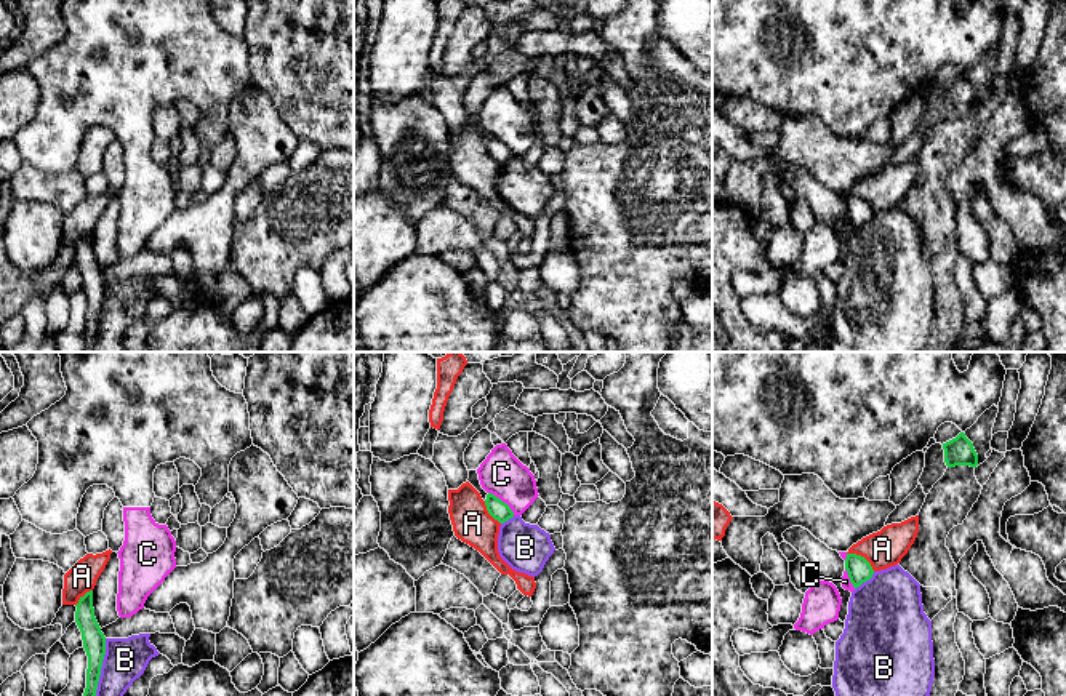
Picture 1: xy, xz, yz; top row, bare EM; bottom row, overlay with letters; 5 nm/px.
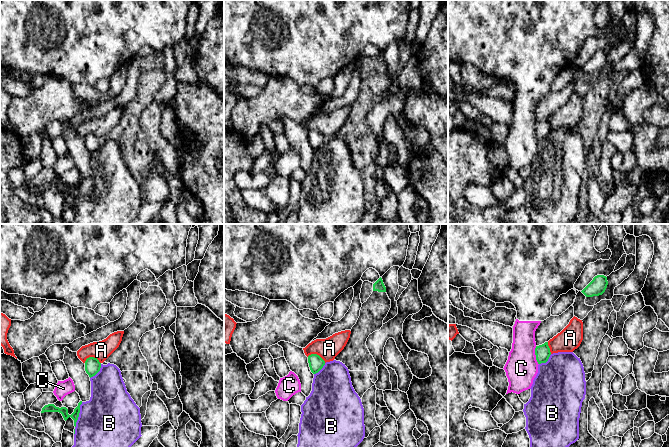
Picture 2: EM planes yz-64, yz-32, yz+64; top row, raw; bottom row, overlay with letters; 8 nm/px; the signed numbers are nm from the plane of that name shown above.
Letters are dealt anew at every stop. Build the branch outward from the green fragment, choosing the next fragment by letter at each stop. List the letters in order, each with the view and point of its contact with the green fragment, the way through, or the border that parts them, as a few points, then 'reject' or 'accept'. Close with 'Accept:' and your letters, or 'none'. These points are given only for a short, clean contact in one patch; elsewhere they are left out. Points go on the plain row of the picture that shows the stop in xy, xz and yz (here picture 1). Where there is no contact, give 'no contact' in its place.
A: yz (860, 197) | reject
B: xy (100, 316) | reject
C: xz (501, 143) | along xz (488, 133), (498, 138), (514, 156) | reject
Accept: none

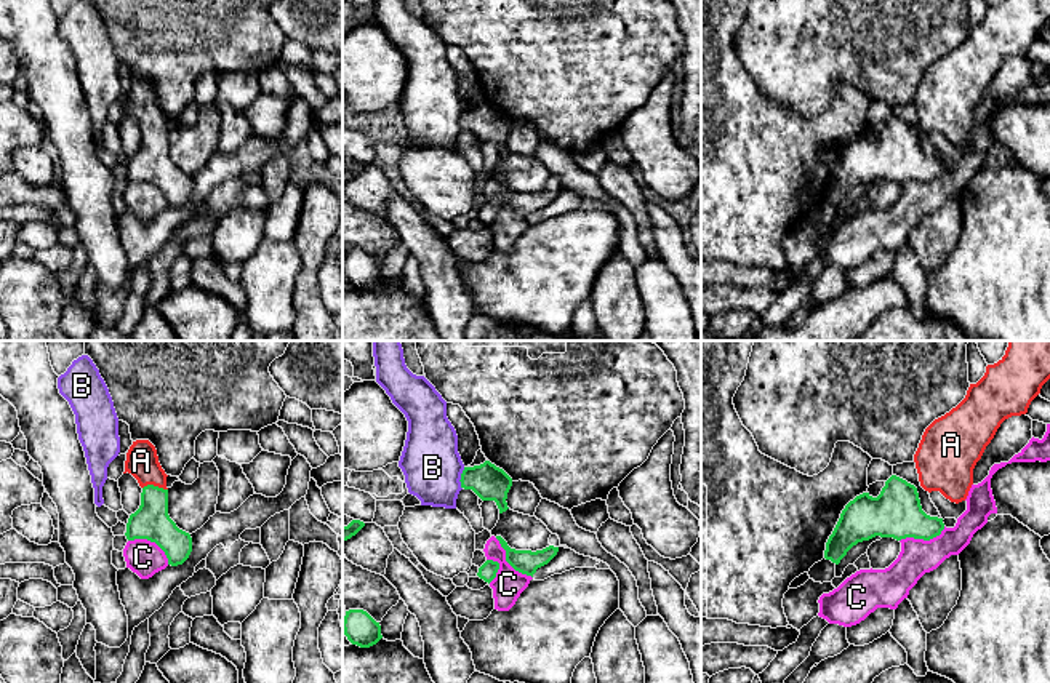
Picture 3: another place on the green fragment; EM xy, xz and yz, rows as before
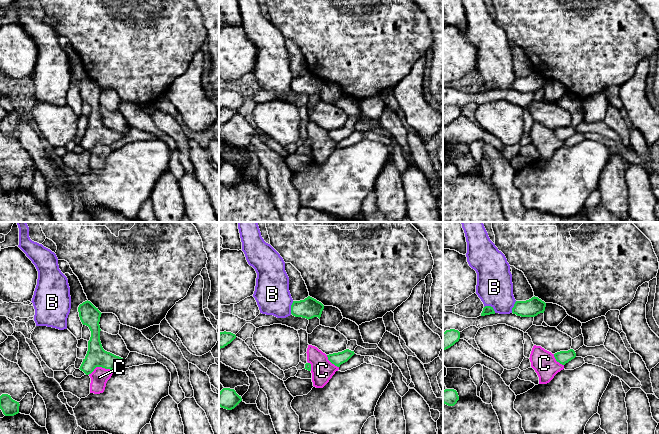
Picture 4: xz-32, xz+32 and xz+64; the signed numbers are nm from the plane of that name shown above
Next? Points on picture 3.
A: xy (156, 128) | across xy (151, 163), (156, 128), (141, 103) | accept
B: xz (461, 120) | along xz (464, 109), (460, 119), (461, 130) | reject
C: xz (508, 203) | along xz (495, 179), (504, 192), (504, 200), (516, 211), (532, 219) | reject
Accept: A

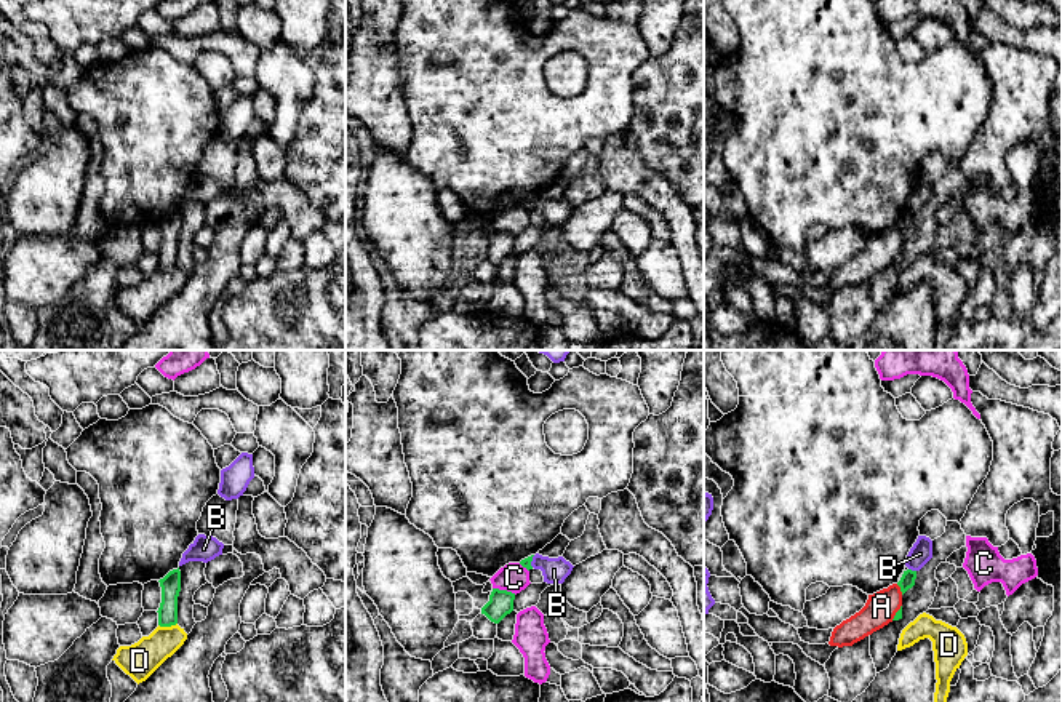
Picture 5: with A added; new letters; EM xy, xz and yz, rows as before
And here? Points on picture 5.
A: yz (901, 231) | reject
B: yz (910, 211) | along yz (909, 210), (915, 213) | reject
C: xz (504, 232) | reject
D: xy (167, 267) | reject
Accept: none

